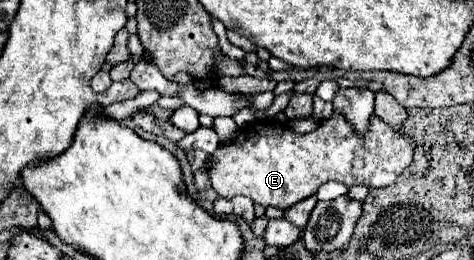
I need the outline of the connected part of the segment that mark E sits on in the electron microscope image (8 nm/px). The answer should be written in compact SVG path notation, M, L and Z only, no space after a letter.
M334 114L326 122L320 122L318 130L310 134L298 134L288 124L280 124L276 120L258 120L250 128L242 128L240 134L228 142L220 144L220 148L208 156L208 176L212 188L218 192L218 196L248 196L254 204L262 204L264 208L290 208L304 200L306 196L316 194L318 186L336 180L346 186L352 184L364 184L368 188L384 188L396 182L396 178L404 172L404 168L412 162L412 150L414 144L406 136L394 132L384 120L378 116L372 118L370 130L366 136L356 136L352 126L344 120L342 114Z

